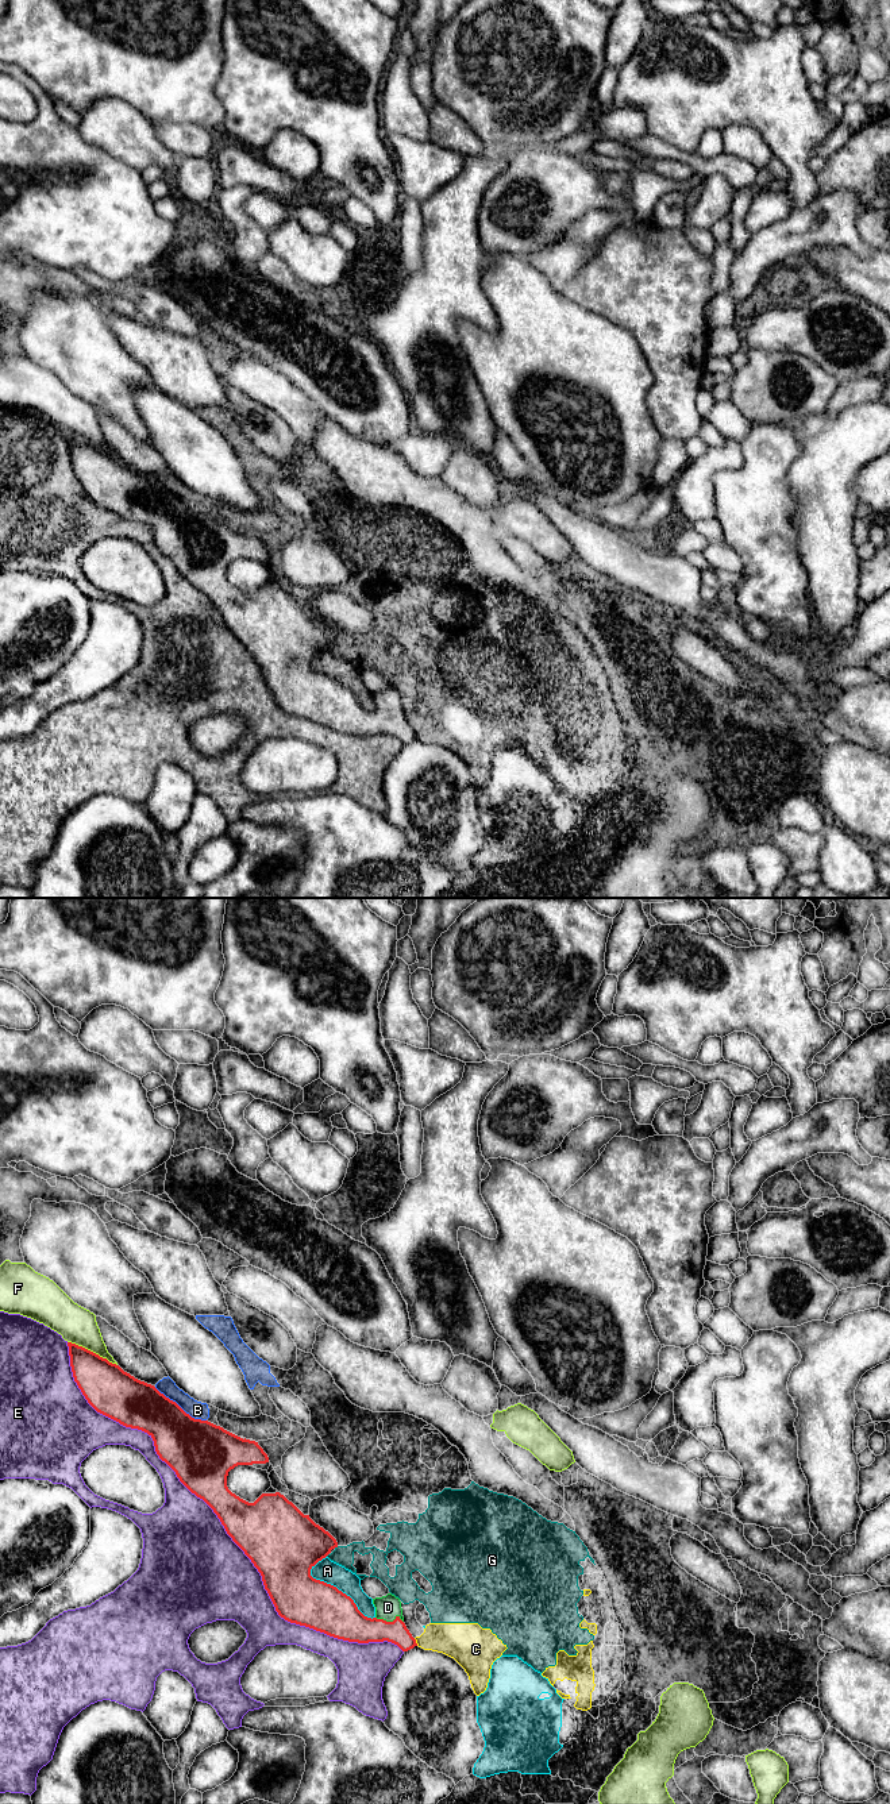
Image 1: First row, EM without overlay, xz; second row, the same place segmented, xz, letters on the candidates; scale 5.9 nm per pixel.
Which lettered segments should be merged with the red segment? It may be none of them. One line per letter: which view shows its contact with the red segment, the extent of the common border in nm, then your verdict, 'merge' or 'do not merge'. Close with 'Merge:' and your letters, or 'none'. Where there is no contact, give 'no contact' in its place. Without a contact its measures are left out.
A: contact in xz; length 500 nm; do not merge
B: contact in xz; length 380 nm; do not merge
C: contact in xz; length 50 nm; do not merge
D: contact in xz; length 170 nm; merge
E: contact in xz; length 2700 nm; do not merge
F: contact in xz; length 320 nm; do not merge
G: contact in xz; length 30 nm; do not merge
Merge: D

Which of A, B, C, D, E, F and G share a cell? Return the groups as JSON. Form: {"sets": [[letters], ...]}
{"sets": [["A"], ["B", "C", "G"], ["D"], ["E"], ["F"]]}

